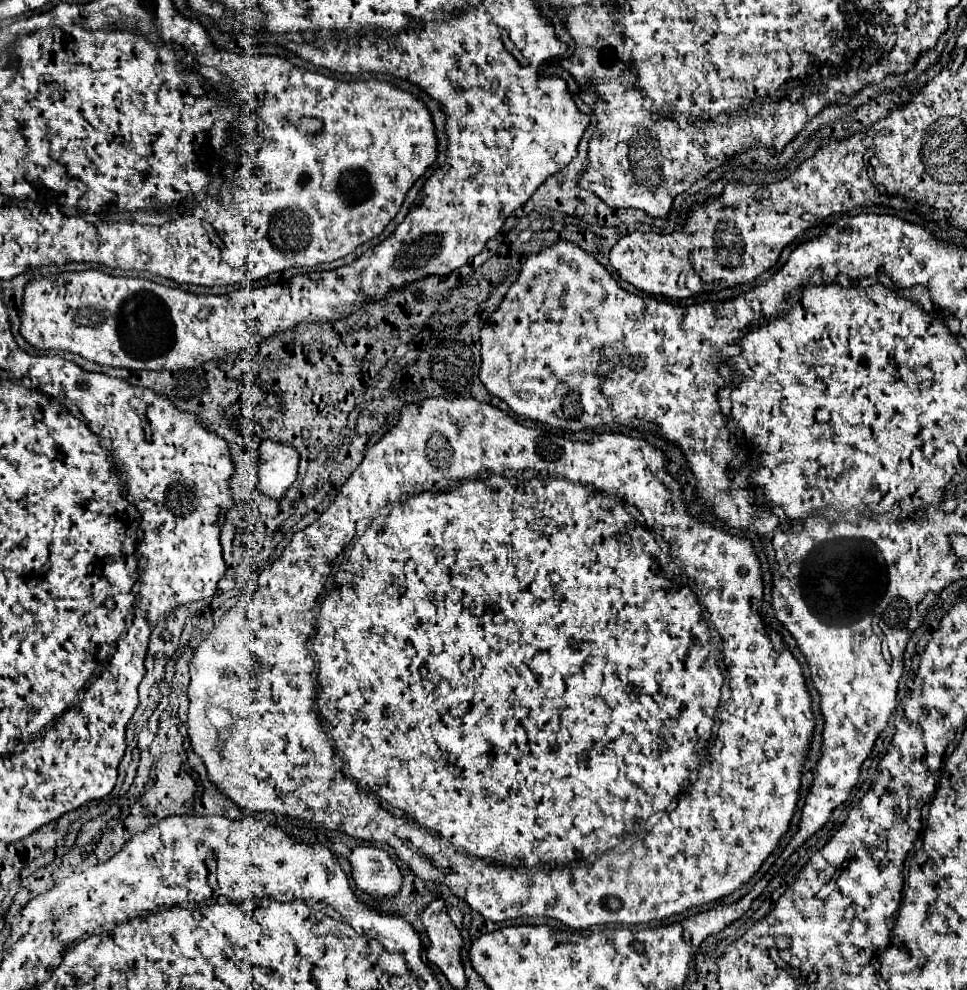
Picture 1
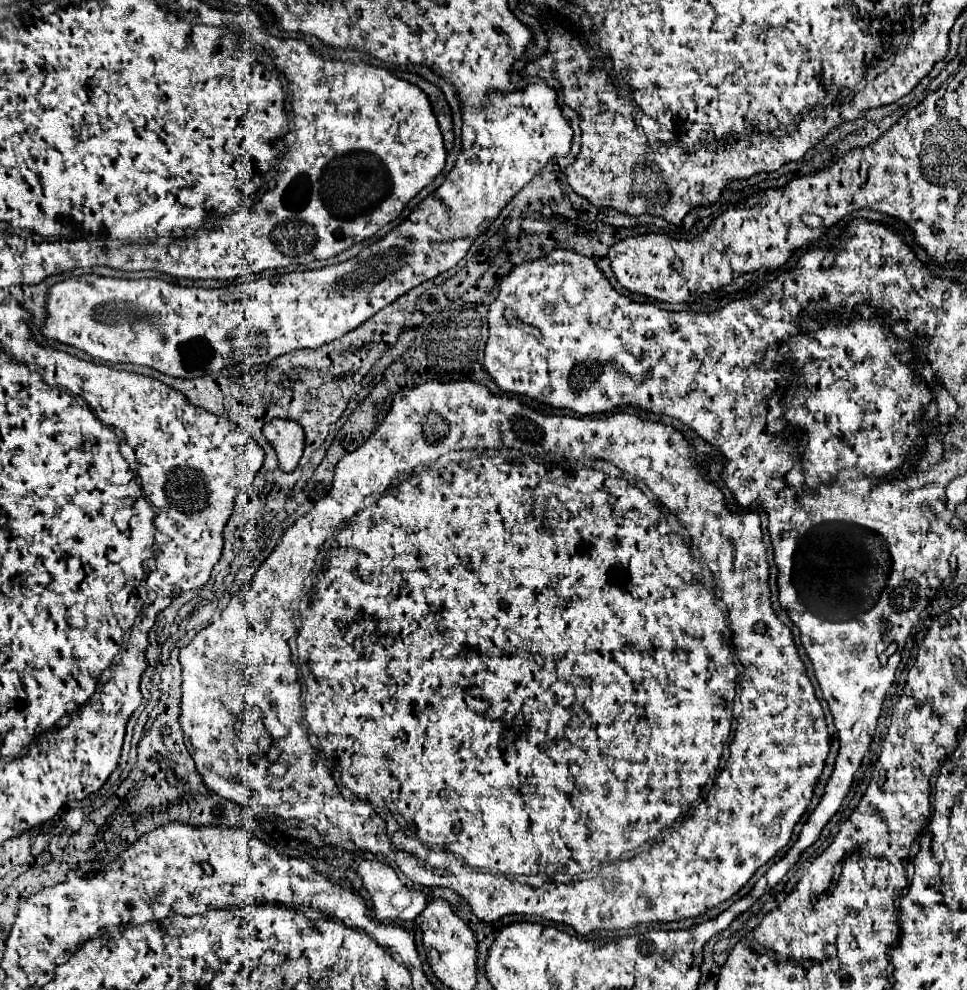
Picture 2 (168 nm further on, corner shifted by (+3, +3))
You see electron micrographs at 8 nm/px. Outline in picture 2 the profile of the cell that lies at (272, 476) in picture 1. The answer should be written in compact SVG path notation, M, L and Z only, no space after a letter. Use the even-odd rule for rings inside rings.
M276 419L266 423L262 431L276 449L282 471L290 473L298 465L304 451L304 429L296 421Z

